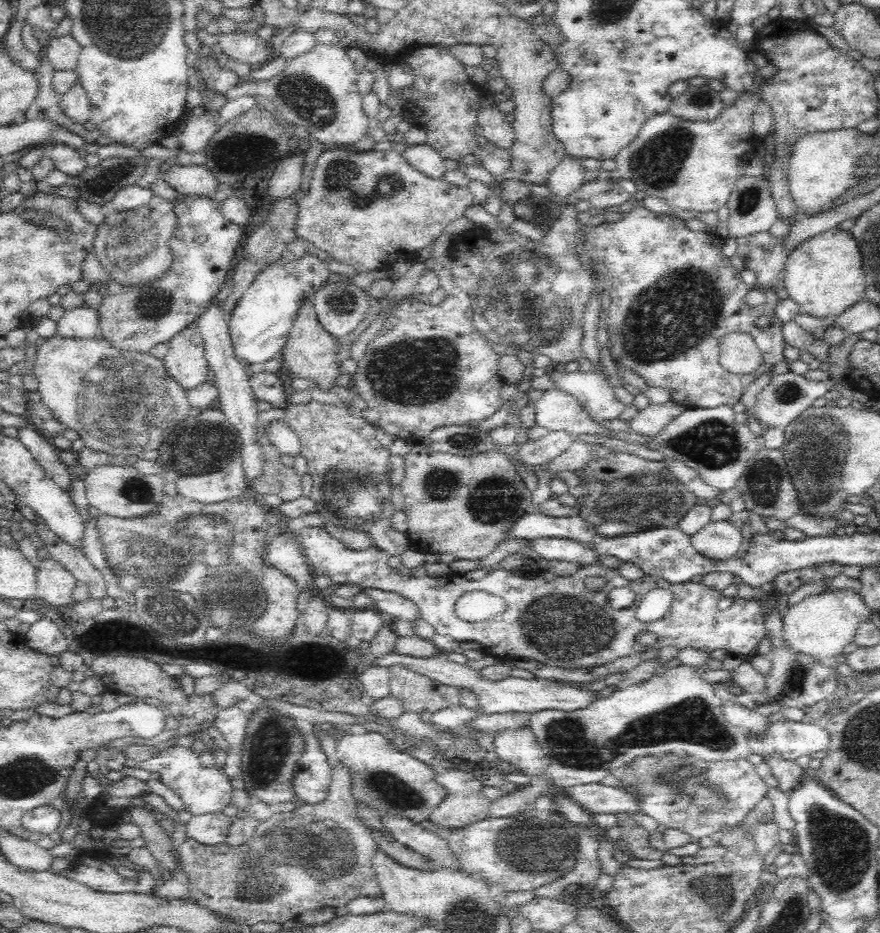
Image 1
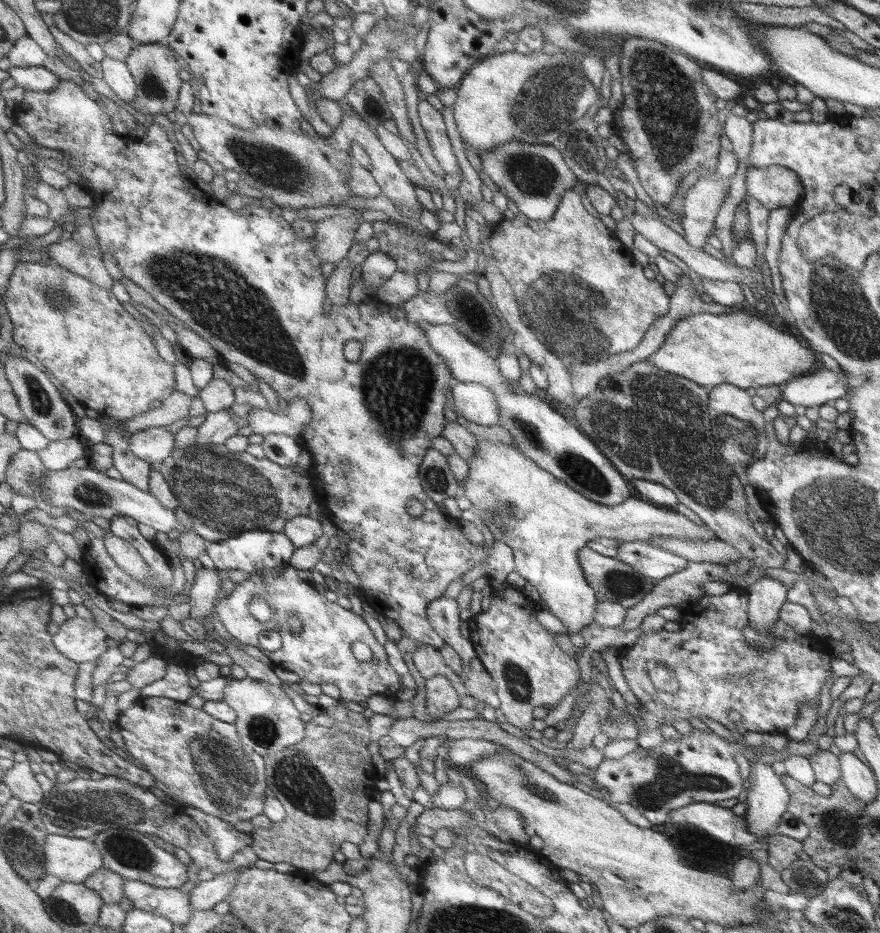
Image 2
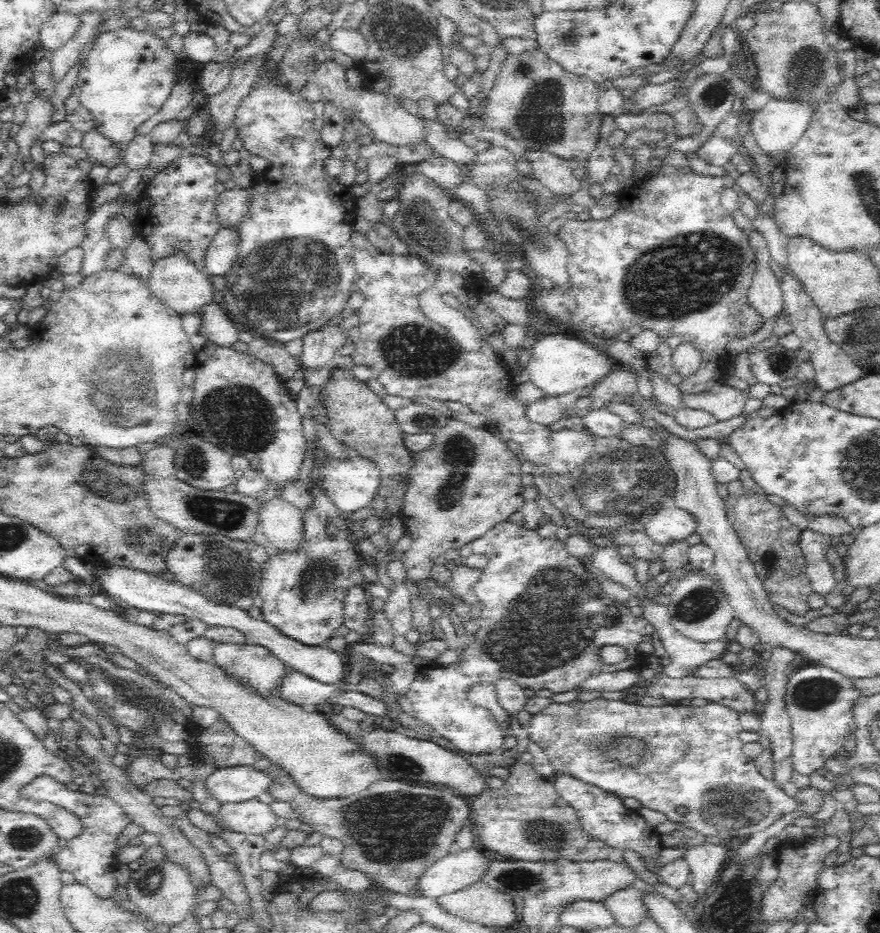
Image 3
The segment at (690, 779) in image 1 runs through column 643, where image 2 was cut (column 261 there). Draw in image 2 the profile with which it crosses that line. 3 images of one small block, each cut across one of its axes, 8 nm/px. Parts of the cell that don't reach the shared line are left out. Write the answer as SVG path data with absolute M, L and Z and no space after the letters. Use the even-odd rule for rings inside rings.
M139 697L133 707L119 712L117 729L126 750L163 783L173 798L186 806L222 818L244 831L253 830L253 820L268 802L266 764L253 764L249 747L235 724L209 715L184 701Z

